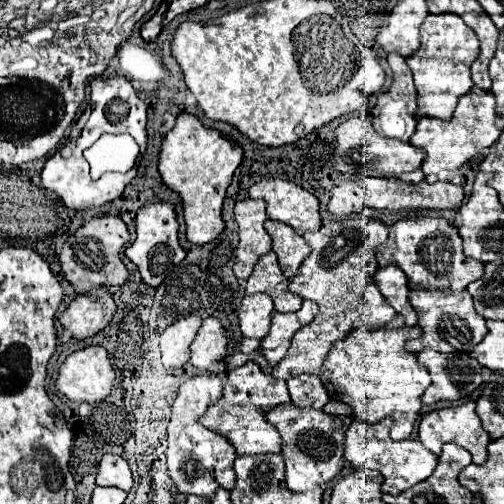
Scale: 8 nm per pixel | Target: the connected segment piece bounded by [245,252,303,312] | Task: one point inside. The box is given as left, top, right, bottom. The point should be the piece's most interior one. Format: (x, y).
(267, 277)

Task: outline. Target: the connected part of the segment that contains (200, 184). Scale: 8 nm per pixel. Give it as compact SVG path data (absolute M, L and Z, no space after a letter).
M183 112L177 116L175 126L167 132L161 154L159 154L159 172L163 182L179 192L183 200L183 212L187 222L187 240L193 244L213 242L223 226L221 206L231 184L233 172L243 160L243 148L221 136L217 130L207 128L195 114Z

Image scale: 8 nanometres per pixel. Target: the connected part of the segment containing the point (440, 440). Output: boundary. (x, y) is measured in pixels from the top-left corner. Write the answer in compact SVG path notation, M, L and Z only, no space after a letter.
M469 398L457 406L449 406L449 408L441 408L441 410L433 410L429 414L423 416L421 424L419 424L419 440L423 442L423 446L431 452L435 452L437 456L441 454L441 446L445 442L453 442L459 444L461 448L469 450L473 456L473 464L483 464L487 460L487 446L489 446L489 434L481 428L481 420L475 412L475 402Z

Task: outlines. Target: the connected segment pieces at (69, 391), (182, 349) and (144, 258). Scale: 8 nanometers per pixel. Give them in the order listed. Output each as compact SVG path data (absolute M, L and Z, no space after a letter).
M87 346L65 358L57 376L57 390L75 402L101 402L113 386L113 366L103 346Z
M189 314L175 320L171 326L163 330L159 340L159 350L161 350L161 362L165 368L181 368L189 362L189 356L191 356L189 346L199 328L201 328L201 318Z
M163 200L147 202L143 208L139 208L135 222L137 222L137 238L135 238L135 242L131 242L125 248L125 254L131 262L137 264L143 282L147 286L157 288L163 282L163 278L167 276L167 272L173 266L181 264L185 258L185 250L181 248L179 238L177 238L179 224L177 224L177 214L175 214L175 204L163 202Z

